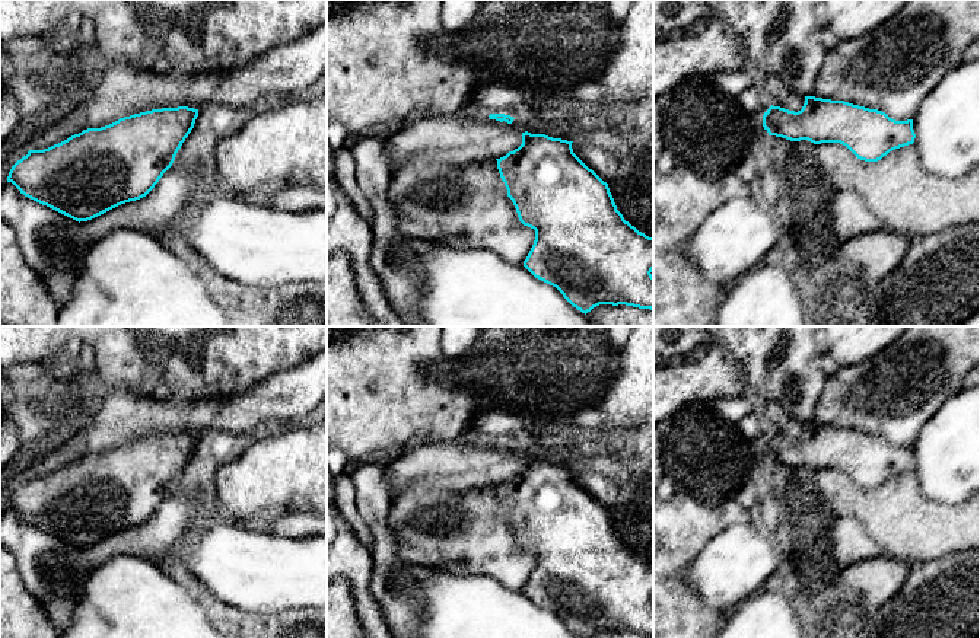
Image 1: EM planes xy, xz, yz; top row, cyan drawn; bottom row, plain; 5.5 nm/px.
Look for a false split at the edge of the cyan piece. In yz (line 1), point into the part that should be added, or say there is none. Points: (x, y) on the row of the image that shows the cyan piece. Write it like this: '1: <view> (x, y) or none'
1: none

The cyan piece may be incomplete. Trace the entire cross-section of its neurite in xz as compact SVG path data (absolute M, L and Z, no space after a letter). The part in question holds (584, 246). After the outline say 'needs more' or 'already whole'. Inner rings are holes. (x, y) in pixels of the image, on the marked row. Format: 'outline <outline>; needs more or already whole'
outline M522 133L522 144L496 159L502 181L519 221L535 230L524 267L538 280L556 287L582 313L599 304L626 304L653 310L653 237L639 232L617 210L608 184L589 169L572 149L573 141L545 134Z; already whole

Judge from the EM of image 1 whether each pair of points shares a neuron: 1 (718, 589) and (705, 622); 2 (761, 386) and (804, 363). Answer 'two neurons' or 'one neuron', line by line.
1: two neurons
2: one neuron

